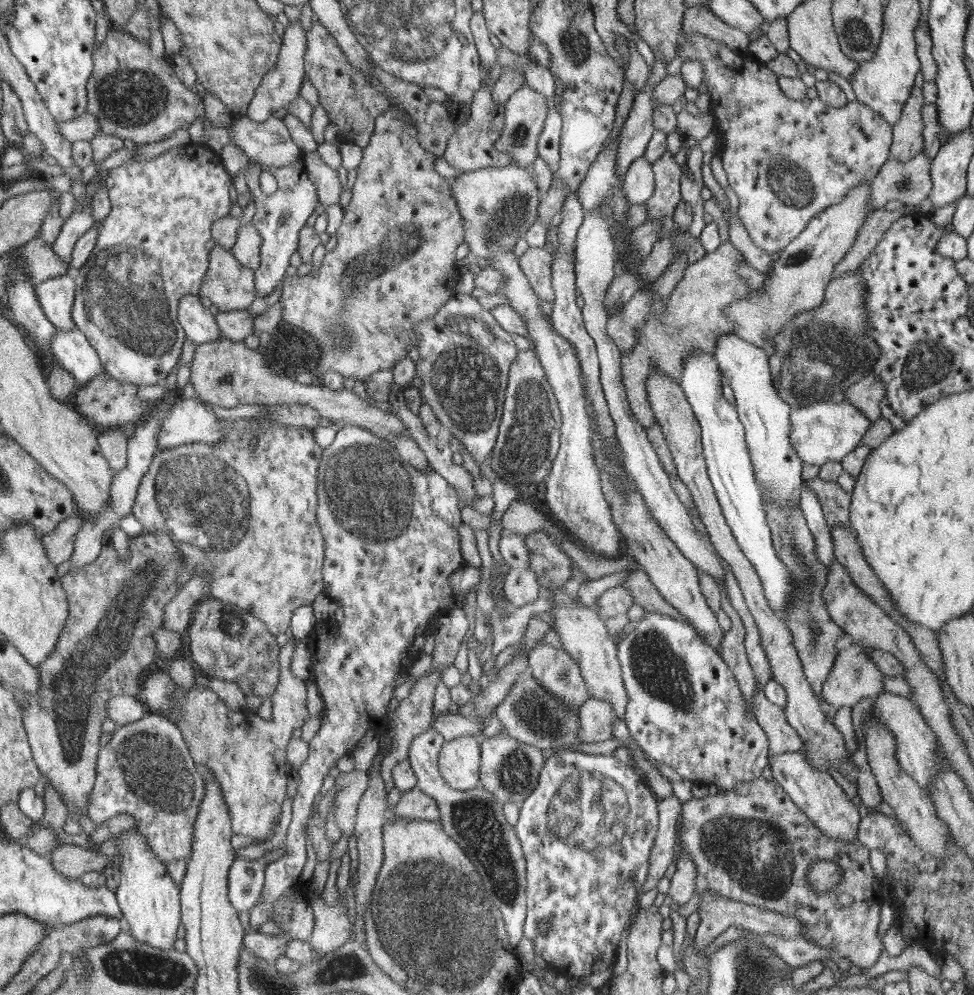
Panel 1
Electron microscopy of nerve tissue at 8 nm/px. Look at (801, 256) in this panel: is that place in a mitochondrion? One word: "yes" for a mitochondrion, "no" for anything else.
yes

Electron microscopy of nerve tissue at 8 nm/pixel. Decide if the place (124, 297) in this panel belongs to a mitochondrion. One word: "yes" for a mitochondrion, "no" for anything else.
yes

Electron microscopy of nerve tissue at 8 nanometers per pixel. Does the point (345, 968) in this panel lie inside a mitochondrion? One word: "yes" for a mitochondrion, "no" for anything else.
yes

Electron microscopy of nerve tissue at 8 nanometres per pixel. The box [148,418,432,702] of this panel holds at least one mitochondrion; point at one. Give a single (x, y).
(370, 497)

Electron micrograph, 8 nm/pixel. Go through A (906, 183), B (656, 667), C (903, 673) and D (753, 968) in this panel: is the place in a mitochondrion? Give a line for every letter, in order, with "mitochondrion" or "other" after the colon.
A: mitochondrion
B: mitochondrion
C: other
D: mitochondrion

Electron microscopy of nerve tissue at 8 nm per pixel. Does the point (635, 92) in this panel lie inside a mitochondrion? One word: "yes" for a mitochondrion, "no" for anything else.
no

